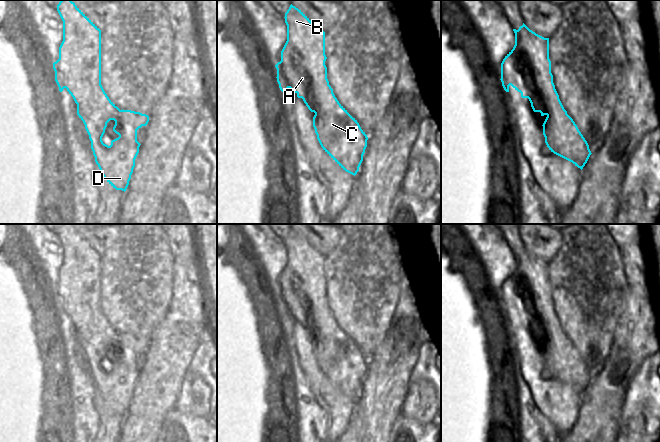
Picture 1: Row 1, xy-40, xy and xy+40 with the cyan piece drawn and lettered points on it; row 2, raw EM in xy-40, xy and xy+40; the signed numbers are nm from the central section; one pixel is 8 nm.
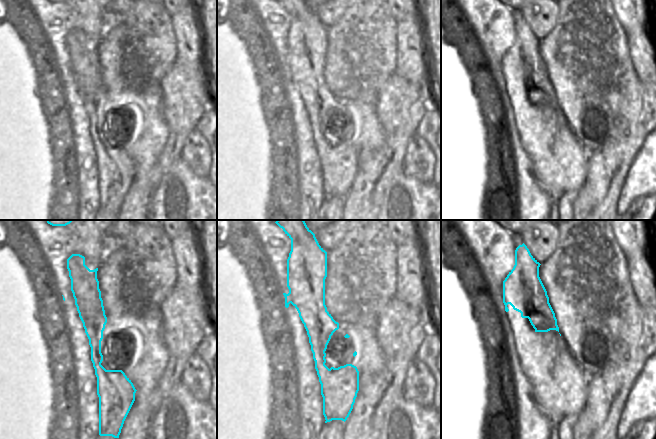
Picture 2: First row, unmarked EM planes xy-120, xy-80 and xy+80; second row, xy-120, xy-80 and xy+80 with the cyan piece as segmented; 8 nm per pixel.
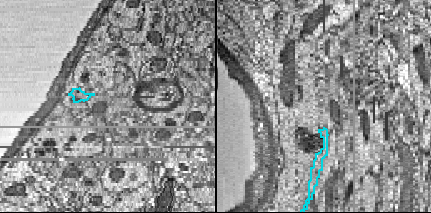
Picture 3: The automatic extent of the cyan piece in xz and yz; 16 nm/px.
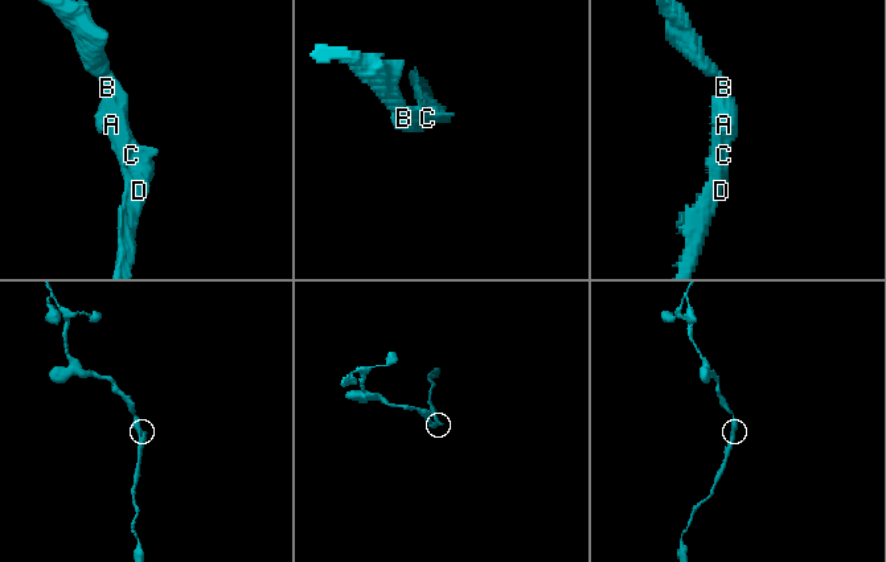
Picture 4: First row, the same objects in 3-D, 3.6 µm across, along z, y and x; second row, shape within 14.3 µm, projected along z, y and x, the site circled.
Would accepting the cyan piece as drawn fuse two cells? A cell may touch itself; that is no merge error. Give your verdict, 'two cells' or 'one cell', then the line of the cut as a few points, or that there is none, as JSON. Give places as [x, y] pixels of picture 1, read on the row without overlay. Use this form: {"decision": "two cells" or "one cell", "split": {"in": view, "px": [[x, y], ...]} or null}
{"decision": "one cell", "split": null}

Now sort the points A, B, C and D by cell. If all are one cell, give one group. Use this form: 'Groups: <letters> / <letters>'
Groups: A B C D

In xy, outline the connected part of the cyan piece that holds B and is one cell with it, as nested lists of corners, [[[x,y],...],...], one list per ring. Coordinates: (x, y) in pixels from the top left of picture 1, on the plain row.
[[[290,229],[285,237],[287,265],[281,275],[277,293],[277,306],[282,316],[288,312],[302,322],[314,336],[313,351],[323,374],[346,396],[356,399],[363,385],[368,361],[359,347],[339,327],[327,303],[325,285],[325,256],[320,254],[301,234]]]

